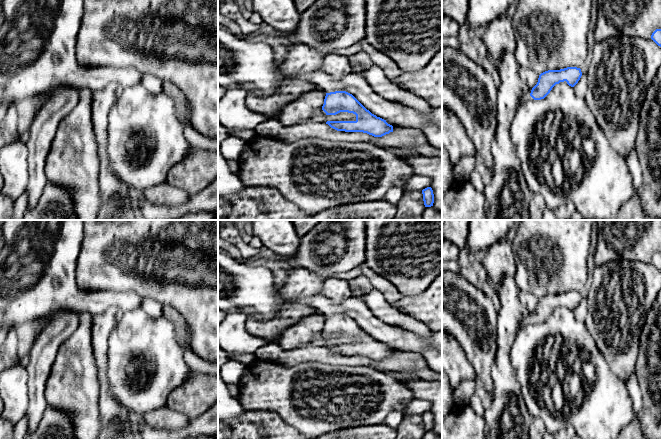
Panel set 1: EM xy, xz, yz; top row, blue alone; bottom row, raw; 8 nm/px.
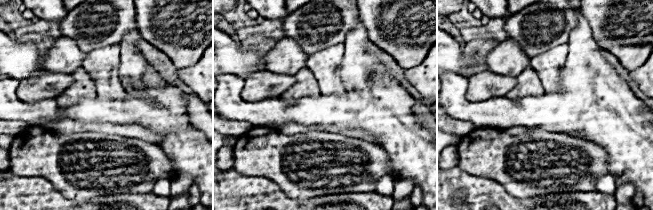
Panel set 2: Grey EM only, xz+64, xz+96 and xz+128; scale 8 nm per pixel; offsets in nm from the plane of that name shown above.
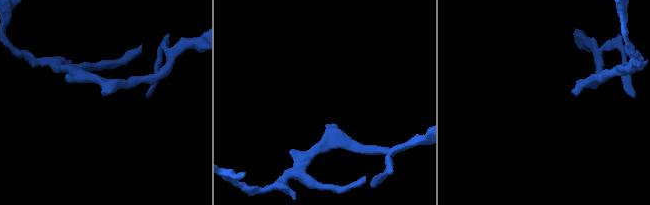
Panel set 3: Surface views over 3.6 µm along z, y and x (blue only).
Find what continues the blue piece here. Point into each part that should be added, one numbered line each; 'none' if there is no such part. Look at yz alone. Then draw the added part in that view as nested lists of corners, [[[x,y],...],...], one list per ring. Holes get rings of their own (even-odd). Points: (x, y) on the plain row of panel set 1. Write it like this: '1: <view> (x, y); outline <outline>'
1: yz (508, 417); outline [[[506,276],[496,288],[499,295],[500,309],[497,314],[497,353],[491,377],[494,385],[494,398],[491,406],[485,410],[484,439],[529,439],[529,426],[532,419],[522,397],[520,384],[517,381],[510,360],[510,350],[518,330],[525,325],[534,324],[529,312],[519,301],[520,292],[514,278]]]

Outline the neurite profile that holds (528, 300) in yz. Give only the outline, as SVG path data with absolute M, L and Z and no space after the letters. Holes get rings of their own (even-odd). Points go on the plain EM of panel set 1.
M520 291L518 297L522 306L525 307L529 312L533 312L537 308L539 298L537 298L534 294Z

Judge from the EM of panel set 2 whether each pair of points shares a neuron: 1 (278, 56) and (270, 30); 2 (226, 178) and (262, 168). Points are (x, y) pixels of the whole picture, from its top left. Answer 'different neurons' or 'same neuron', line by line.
1: different neurons
2: different neurons

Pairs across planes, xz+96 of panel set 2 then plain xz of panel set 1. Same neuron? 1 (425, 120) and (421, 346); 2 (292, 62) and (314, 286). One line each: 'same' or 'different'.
1: different
2: same

